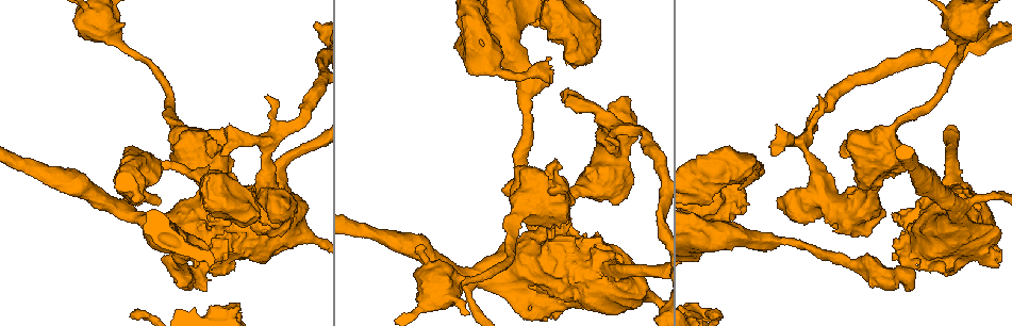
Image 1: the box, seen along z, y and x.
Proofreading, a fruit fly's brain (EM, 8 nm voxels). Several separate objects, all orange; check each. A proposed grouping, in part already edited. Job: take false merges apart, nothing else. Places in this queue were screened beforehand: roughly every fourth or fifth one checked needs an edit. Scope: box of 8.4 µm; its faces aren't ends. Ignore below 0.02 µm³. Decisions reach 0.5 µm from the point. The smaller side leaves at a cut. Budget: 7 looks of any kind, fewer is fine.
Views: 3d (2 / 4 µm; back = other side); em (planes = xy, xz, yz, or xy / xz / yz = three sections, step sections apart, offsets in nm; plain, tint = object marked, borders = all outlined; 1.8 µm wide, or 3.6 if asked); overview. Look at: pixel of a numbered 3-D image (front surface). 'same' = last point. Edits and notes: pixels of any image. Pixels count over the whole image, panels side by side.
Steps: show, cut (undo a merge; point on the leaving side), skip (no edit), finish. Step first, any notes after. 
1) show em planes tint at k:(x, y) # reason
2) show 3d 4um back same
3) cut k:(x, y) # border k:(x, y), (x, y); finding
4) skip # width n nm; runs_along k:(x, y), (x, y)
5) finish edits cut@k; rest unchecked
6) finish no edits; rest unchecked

show 3d 4um at 1:(495, 277) # sharp bend

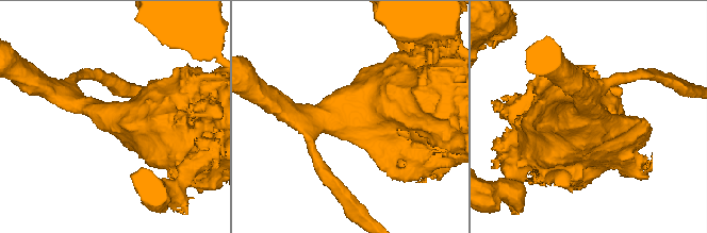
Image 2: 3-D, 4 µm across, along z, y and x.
show em 3.6um xz step 4 tint at 2:(347, 113)

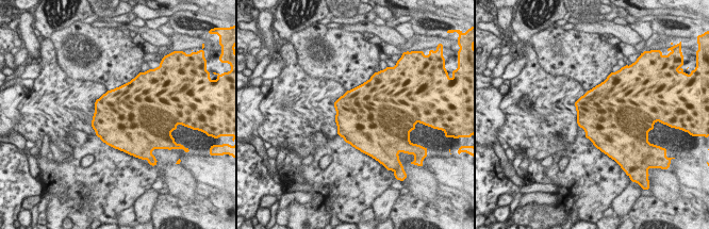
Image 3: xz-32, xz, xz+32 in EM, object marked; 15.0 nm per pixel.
skip # one cell here

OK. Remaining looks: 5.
show em 3.6um planes tint at 1:(909, 264) # sudden change in width

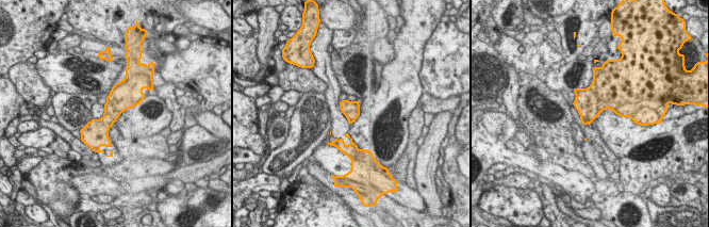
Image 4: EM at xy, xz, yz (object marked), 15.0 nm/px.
cut 4:(116, 102) # width 260 nm; border 4:(124, 80), (125, 95), (136, 103); a second cell is stuck on

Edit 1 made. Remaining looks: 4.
show overview # see it whole again

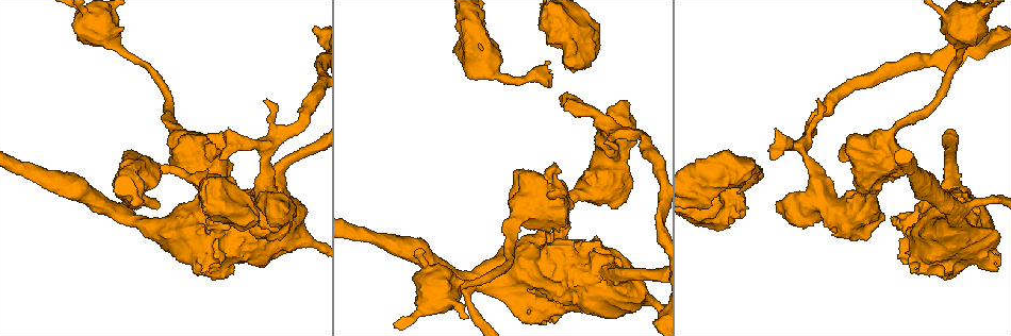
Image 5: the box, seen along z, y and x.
show em yz step 16 tint at 5:(152, 173)

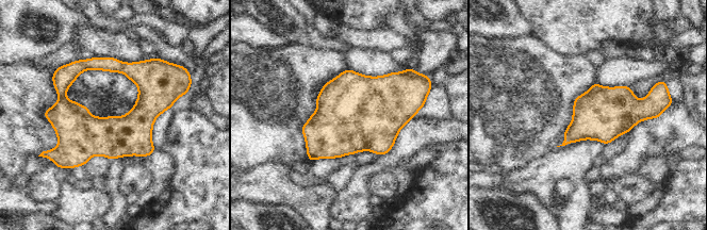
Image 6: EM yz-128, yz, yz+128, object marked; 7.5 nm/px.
skip # width 150 nm; all the same cell

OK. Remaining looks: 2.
finish edits cut@4; rest unchecked

